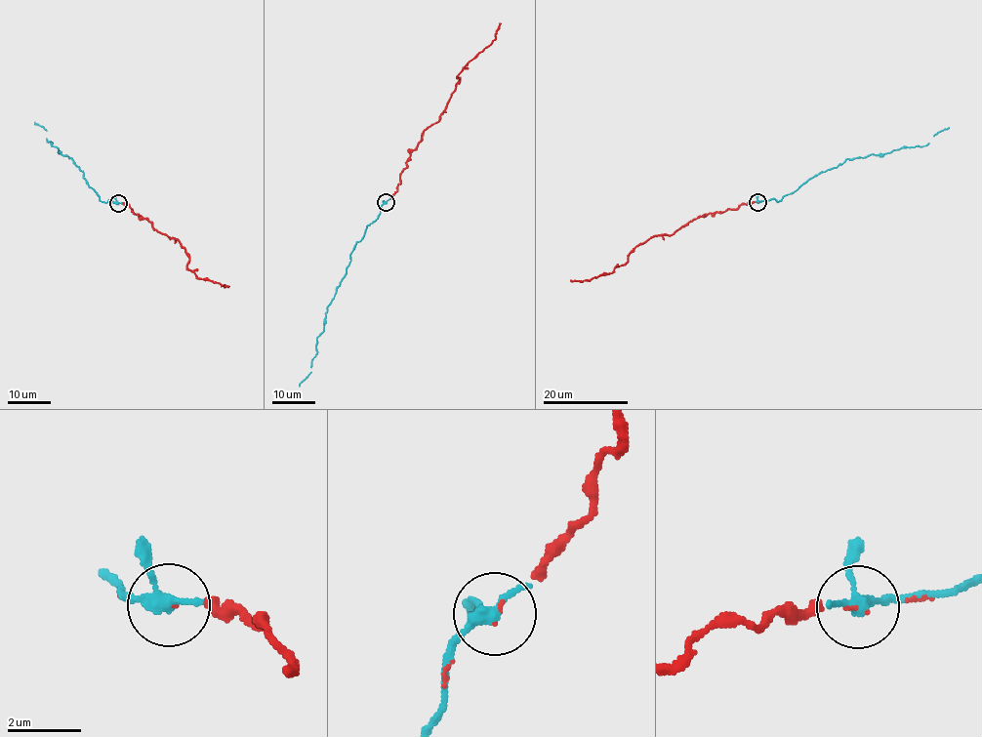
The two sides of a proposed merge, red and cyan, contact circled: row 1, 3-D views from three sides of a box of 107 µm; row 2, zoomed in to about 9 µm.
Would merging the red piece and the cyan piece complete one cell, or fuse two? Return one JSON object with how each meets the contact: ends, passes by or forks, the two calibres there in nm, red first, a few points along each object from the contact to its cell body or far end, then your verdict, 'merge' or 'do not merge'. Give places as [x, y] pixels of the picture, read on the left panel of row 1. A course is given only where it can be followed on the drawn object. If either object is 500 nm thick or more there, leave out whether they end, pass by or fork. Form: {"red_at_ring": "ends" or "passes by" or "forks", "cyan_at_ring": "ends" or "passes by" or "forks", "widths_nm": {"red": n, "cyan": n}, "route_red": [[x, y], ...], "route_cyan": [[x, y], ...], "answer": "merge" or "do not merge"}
{"red_at_ring": "ends", "cyan_at_ring": "passes by", "widths_nm": {"red": 50, "cyan": 320}, "route_red": [[119, 203], [129, 205], [151, 226], [179, 241], [188, 258], [187, 267], [197, 278], [229, 286]], "route_cyan": [[117, 203], [110, 199], [102, 202], [79, 168], [52, 145], [46, 131], [35, 121]], "answer": "merge"}

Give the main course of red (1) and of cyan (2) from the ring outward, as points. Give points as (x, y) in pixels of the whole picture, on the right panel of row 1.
1: (757, 202), (697, 217), (671, 235), (650, 237), (611, 273), (570, 280)
2: (757, 202), (773, 198), (779, 201), (812, 178), (847, 159), (925, 145), (949, 127)

